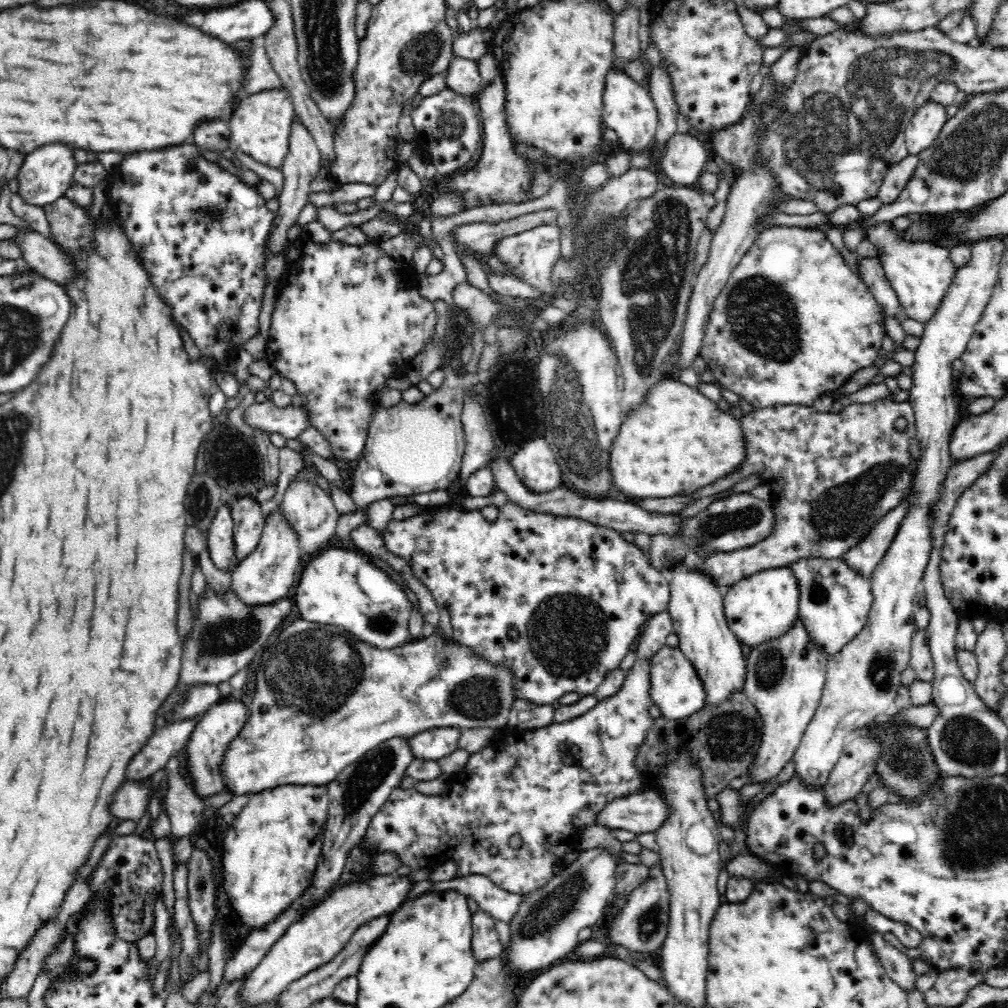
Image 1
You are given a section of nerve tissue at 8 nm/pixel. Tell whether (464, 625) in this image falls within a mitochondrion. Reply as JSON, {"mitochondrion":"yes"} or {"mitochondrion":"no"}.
{"mitochondrion":"no"}

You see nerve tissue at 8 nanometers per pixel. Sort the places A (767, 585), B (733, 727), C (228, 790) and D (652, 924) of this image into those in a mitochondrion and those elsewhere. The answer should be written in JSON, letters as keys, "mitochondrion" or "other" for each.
{"A":"other","B":"mitochondrion","C":"other","D":"mitochondrion"}

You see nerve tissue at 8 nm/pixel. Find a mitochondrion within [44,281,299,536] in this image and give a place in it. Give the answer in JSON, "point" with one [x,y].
{"point":[201,498]}

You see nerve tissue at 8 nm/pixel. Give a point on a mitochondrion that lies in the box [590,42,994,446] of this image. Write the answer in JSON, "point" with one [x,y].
{"point":[857,121]}

